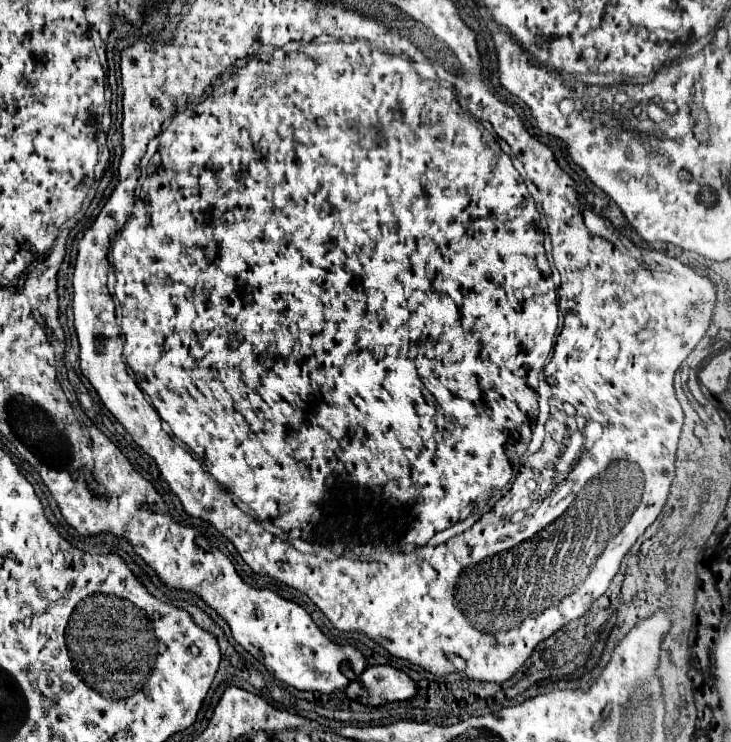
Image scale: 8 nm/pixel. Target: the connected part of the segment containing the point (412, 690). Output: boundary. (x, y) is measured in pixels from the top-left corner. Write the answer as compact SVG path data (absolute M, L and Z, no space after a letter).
M390 665L368 667L360 677L354 677L348 685L348 697L358 699L364 705L382 705L392 701L404 701L418 695L420 687L410 675Z

